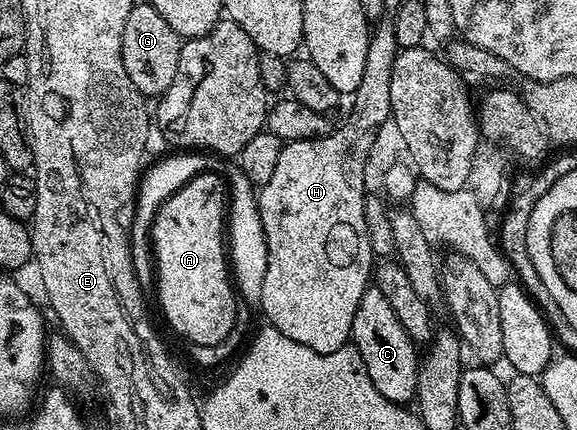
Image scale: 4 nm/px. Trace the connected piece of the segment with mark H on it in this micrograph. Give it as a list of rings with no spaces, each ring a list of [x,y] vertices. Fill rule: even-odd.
[[[394,19],[378,21],[367,38],[365,74],[353,94],[355,105],[347,121],[327,136],[284,143],[273,178],[262,184],[257,192],[268,244],[268,269],[259,304],[270,327],[281,330],[281,334],[293,338],[293,342],[301,342],[301,346],[309,346],[309,350],[332,352],[350,341],[357,302],[361,302],[361,294],[373,276],[373,253],[365,226],[363,171],[378,127],[391,119],[389,78],[393,78],[393,62],[399,50]]]

